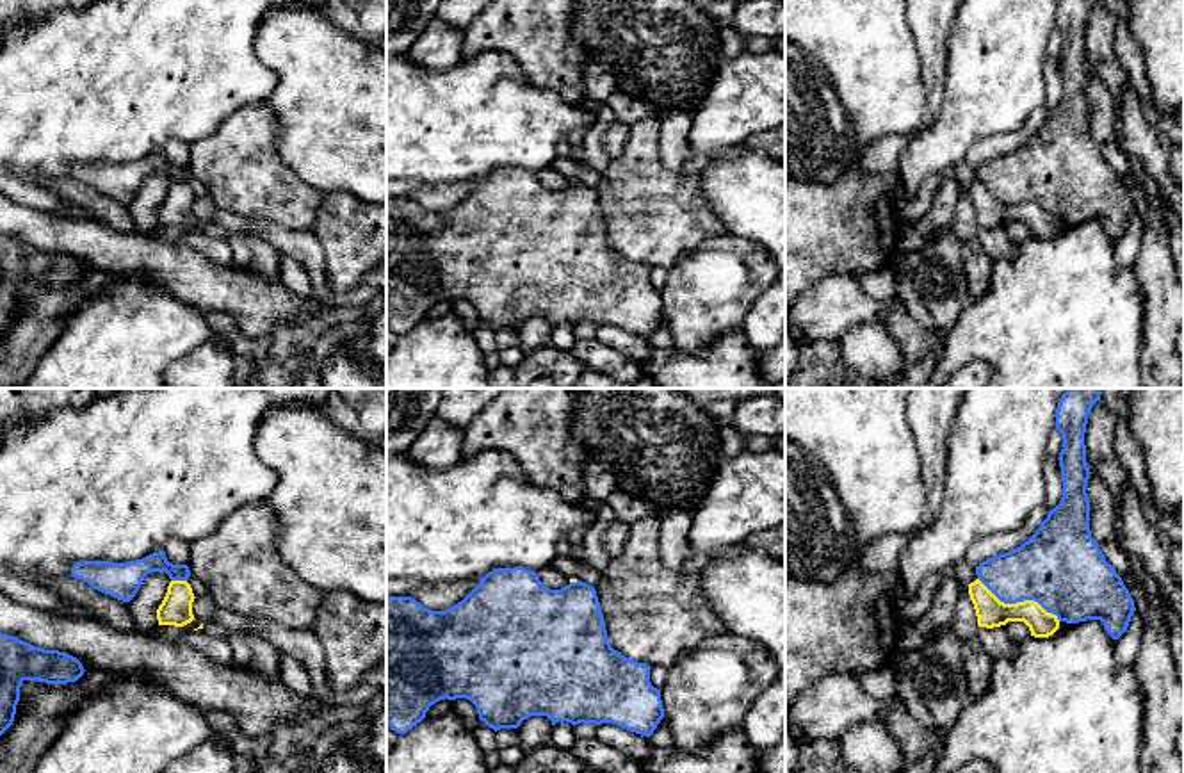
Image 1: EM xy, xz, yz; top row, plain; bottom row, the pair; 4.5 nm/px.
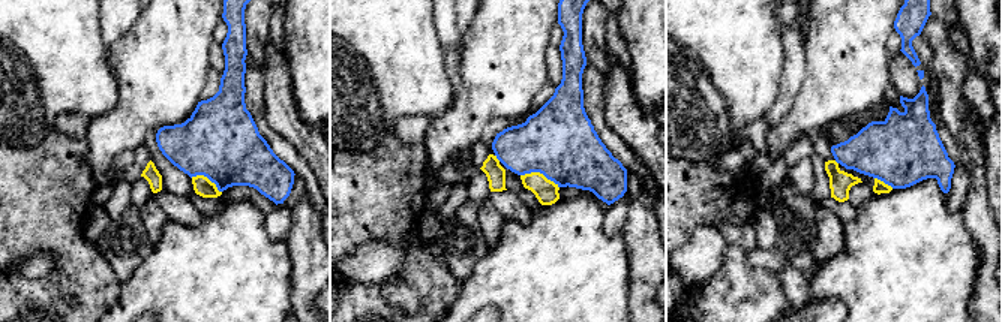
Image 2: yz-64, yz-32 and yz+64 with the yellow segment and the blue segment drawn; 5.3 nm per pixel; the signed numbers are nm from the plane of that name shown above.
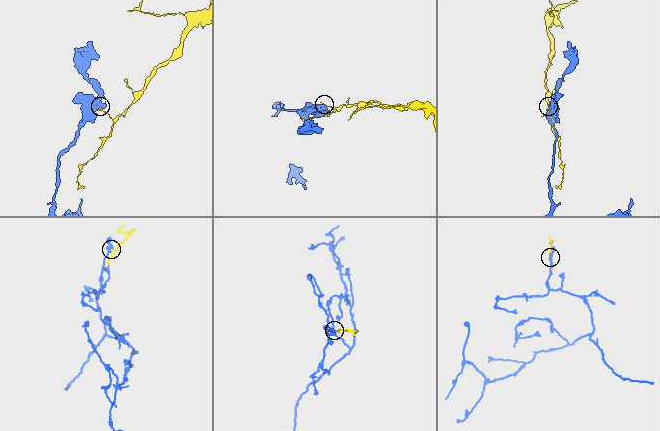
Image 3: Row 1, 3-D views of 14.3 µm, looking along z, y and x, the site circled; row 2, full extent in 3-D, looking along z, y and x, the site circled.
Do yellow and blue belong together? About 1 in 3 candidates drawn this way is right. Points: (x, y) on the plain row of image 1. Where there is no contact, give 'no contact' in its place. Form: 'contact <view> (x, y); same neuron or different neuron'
contact yz (1019, 203); different neuron

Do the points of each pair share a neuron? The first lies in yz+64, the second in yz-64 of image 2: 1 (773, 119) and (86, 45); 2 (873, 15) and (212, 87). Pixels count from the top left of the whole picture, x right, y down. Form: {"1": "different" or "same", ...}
{"1": "different", "2": "different"}

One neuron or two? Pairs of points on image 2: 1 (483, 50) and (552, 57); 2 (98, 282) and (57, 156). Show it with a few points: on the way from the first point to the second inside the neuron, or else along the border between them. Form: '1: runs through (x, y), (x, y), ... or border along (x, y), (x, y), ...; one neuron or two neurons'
1: border along (551, 44), (546, 50), (548, 80); two neurons
2: runs through (72, 250), (57, 229), (57, 187); one neuron

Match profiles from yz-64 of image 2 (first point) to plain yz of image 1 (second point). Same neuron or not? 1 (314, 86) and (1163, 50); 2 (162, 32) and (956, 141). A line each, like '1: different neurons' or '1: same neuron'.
1: same neuron
2: same neuron

